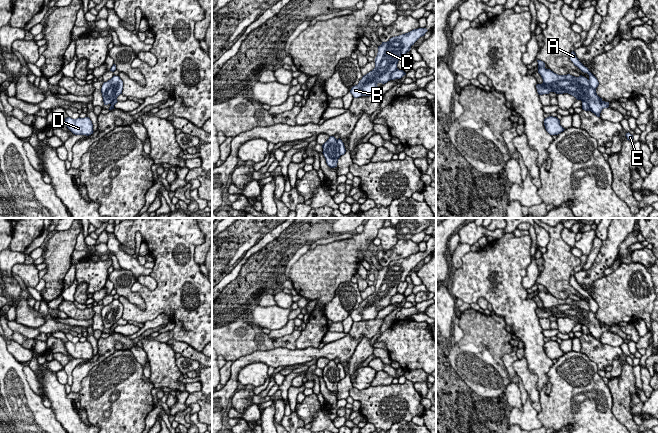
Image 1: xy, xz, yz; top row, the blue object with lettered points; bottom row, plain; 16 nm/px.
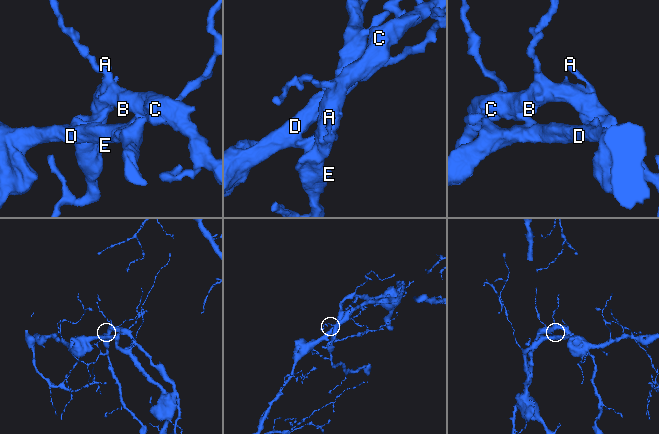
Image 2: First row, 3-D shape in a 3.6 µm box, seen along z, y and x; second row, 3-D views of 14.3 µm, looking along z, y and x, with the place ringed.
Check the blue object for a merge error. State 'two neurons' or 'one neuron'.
two neurons

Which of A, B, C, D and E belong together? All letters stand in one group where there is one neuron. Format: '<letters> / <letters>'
A D / B C E

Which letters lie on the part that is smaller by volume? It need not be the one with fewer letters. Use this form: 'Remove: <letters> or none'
Remove: B, C, E

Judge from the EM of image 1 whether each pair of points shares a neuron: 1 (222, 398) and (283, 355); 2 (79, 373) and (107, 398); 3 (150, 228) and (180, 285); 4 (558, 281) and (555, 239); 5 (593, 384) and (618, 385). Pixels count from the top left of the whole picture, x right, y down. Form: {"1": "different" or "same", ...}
{"1": "same", "2": "different", "3": "same", "4": "same", "5": "different"}

